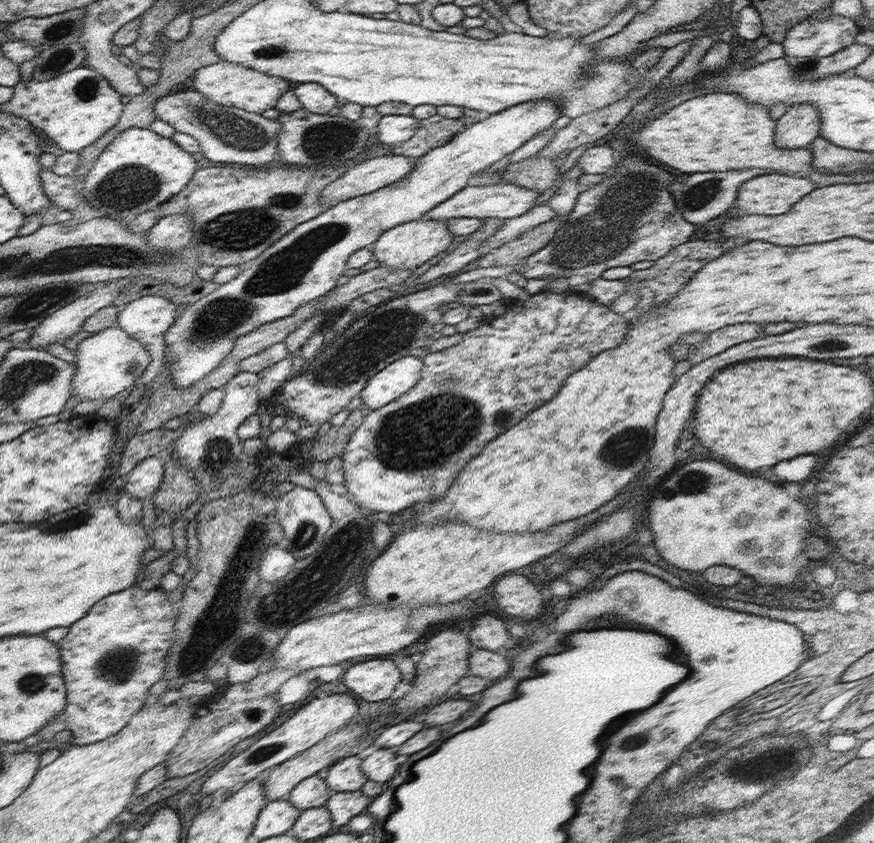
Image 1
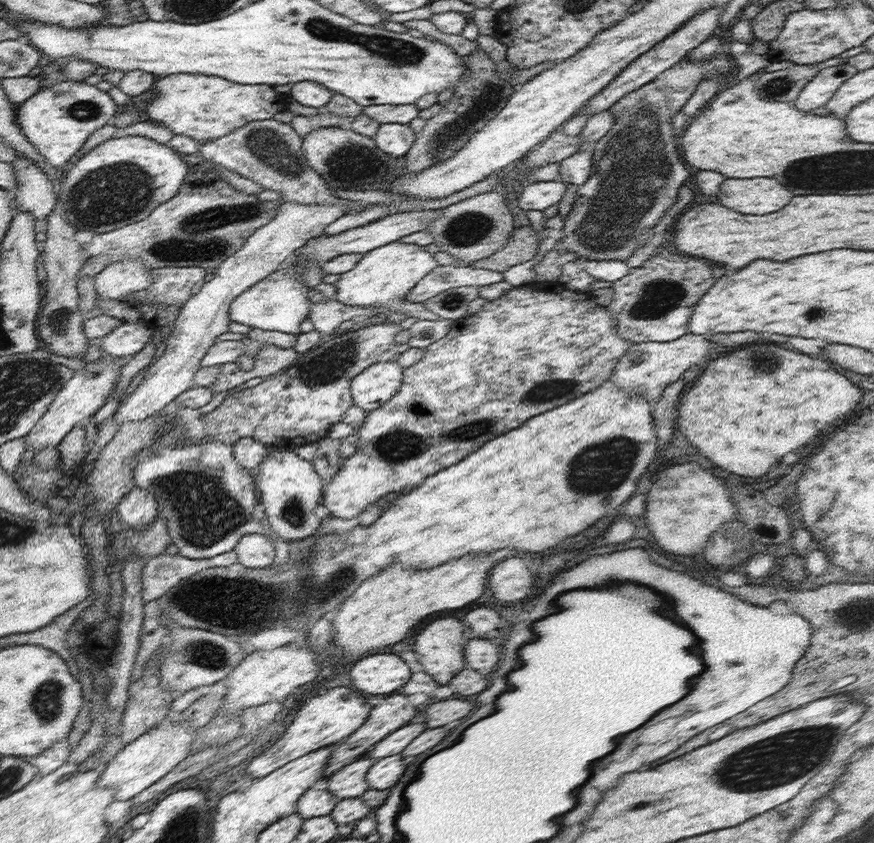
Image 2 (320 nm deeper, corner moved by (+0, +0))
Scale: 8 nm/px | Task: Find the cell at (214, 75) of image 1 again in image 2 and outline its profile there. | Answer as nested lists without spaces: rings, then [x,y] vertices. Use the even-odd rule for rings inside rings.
[[[202,73],[169,74],[156,82],[156,88],[158,88],[158,96],[150,101],[144,118],[168,127],[173,134],[185,134],[197,143],[226,136],[231,132],[242,129],[242,126],[245,126],[246,123],[273,119],[275,114],[288,108],[289,102],[288,95],[276,93],[274,87],[270,85],[240,85],[220,76],[206,76]]]

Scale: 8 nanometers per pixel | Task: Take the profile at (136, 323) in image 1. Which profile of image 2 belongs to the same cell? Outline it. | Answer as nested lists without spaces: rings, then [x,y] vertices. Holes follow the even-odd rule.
[[[122,322],[110,334],[101,338],[98,343],[105,353],[118,357],[132,358],[144,345],[151,341],[154,327],[151,323],[128,324]]]

